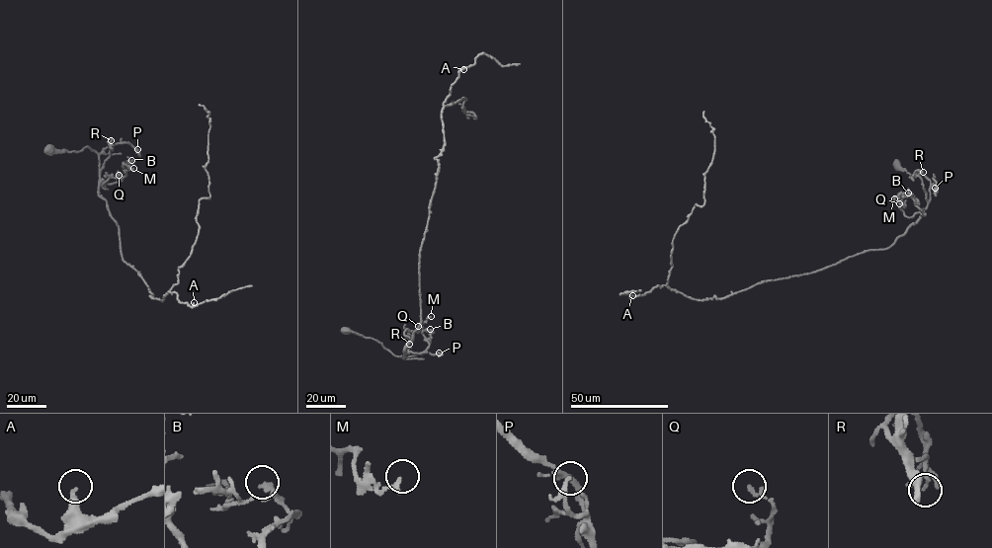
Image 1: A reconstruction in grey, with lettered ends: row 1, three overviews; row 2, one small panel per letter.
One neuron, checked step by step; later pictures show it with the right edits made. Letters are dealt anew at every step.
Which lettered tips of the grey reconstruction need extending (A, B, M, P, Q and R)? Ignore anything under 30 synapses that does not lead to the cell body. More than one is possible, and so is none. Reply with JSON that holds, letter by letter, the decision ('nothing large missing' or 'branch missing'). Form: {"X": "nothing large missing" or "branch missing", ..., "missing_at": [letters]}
{"A": "nothing large missing", "B": "nothing large missing", "M": "nothing large missing", "P": "nothing large missing", "Q": "nothing large missing", "R": "nothing large missing", "missing_at": []}

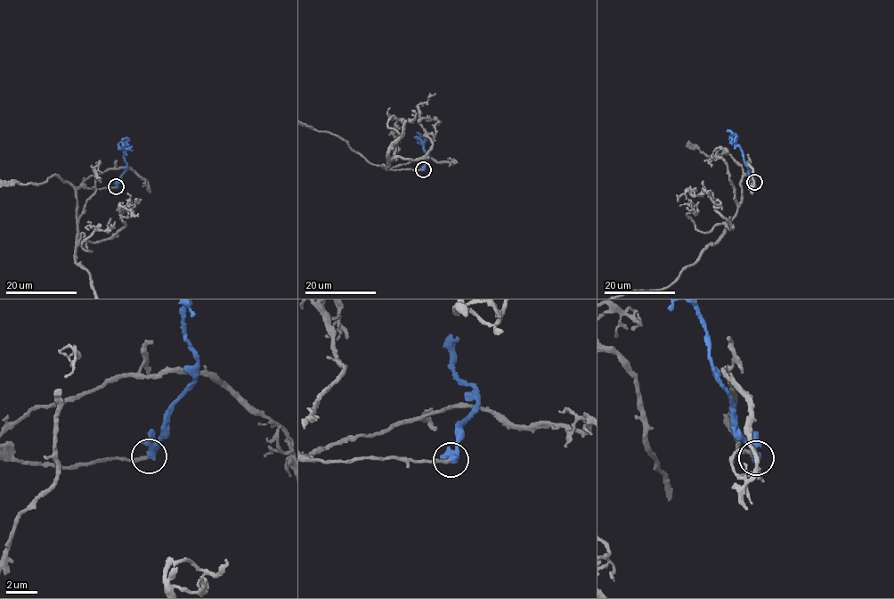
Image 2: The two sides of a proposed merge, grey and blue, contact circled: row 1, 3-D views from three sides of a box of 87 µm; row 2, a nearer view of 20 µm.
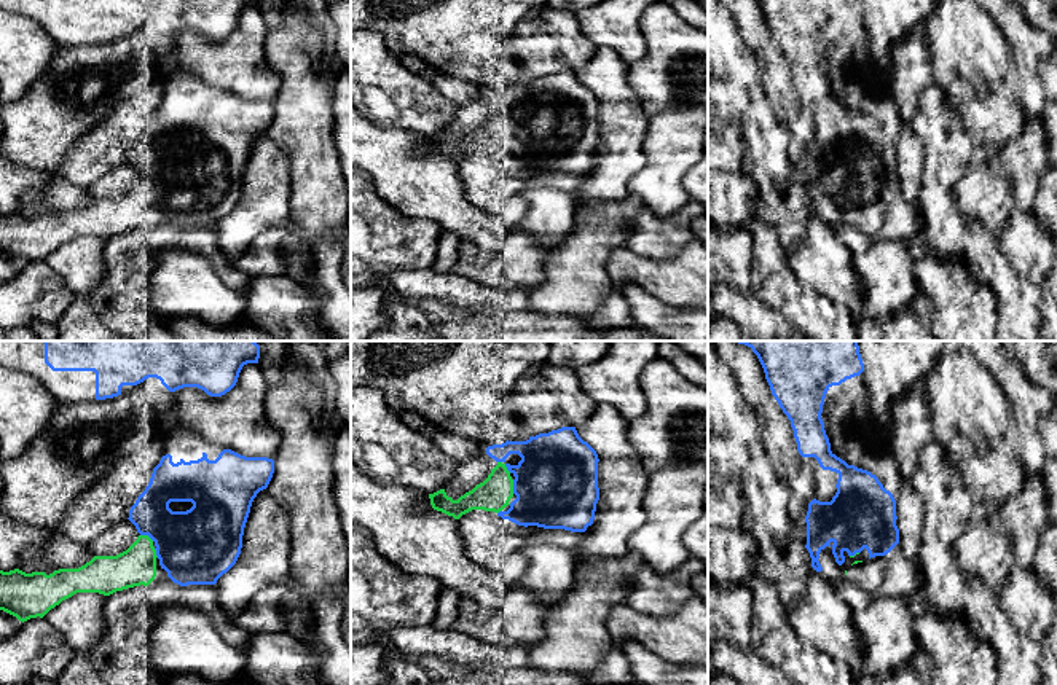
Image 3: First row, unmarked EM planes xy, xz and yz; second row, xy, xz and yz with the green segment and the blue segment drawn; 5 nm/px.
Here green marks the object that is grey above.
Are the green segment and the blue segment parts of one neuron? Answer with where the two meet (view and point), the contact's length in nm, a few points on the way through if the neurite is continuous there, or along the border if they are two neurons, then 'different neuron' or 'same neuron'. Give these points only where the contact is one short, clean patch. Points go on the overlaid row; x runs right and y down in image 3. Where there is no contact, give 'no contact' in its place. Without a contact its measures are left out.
meets green in xz at (512, 486); contact 70 nm long; different neuron

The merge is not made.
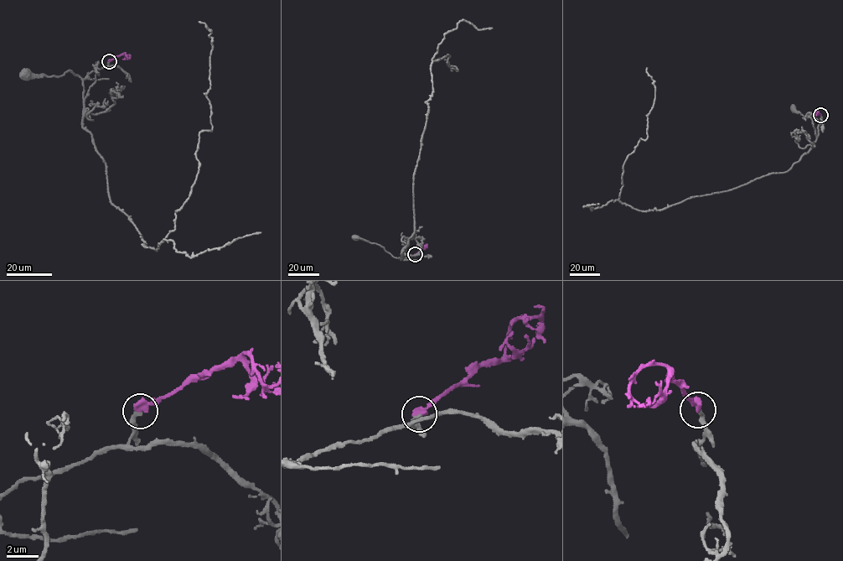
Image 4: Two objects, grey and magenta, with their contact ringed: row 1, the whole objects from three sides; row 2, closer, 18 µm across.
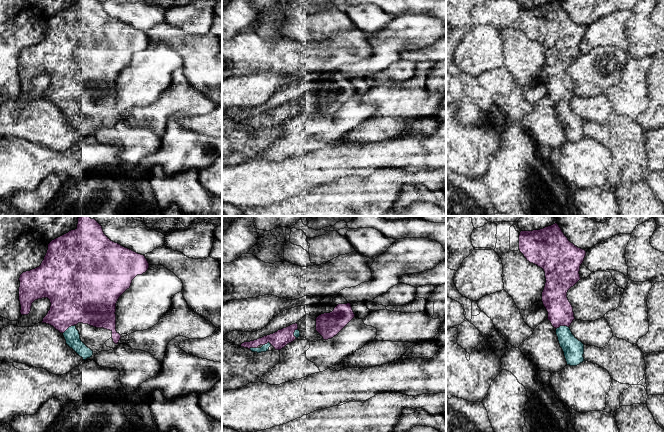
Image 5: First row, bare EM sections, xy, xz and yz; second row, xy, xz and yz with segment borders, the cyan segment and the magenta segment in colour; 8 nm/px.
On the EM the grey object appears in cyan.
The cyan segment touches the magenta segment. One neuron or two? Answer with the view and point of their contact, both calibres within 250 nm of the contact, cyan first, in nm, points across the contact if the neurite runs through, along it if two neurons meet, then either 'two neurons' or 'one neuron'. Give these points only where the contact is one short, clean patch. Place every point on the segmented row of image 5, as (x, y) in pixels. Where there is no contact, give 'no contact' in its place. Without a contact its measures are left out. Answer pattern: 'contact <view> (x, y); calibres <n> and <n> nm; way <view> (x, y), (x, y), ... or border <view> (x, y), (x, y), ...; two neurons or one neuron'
contact yz (562, 326); calibres 170 and 200 nm; one neuron

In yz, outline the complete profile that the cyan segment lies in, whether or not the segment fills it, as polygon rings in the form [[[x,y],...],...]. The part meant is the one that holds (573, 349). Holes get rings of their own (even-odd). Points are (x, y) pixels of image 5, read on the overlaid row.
[[[557,223],[540,230],[521,231],[519,250],[527,261],[544,270],[546,283],[542,292],[542,302],[548,312],[547,319],[556,329],[556,335],[567,365],[579,365],[585,361],[583,357],[584,344],[572,334],[569,328],[575,317],[573,307],[567,298],[567,292],[581,279],[579,271],[586,251],[571,243]]]

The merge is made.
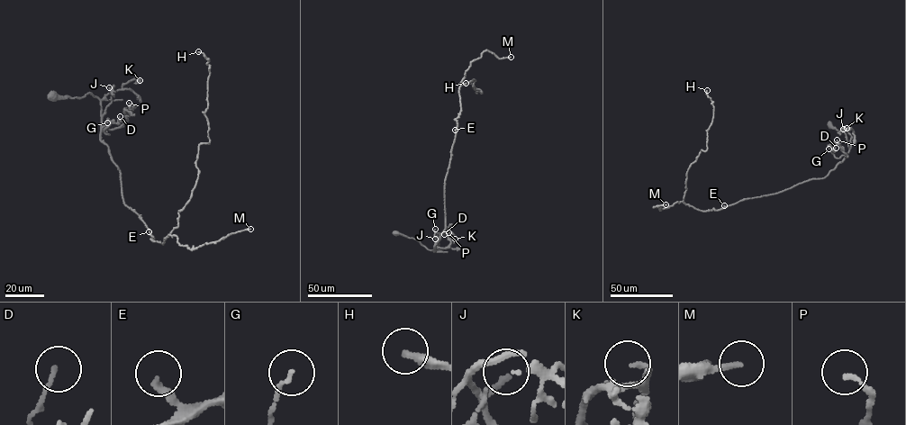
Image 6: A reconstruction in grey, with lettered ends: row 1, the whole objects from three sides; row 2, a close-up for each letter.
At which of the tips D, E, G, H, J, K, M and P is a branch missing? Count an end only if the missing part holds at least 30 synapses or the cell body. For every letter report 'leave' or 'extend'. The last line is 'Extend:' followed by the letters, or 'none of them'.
D: leave
E: leave
G: leave
H: extend
J: leave
K: leave
M: extend
P: leave
Extend: H, M

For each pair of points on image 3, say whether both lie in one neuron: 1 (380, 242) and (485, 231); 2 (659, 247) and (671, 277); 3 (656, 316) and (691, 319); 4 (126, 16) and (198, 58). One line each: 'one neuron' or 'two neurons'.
1: two neurons
2: two neurons
3: one neuron
4: two neurons

